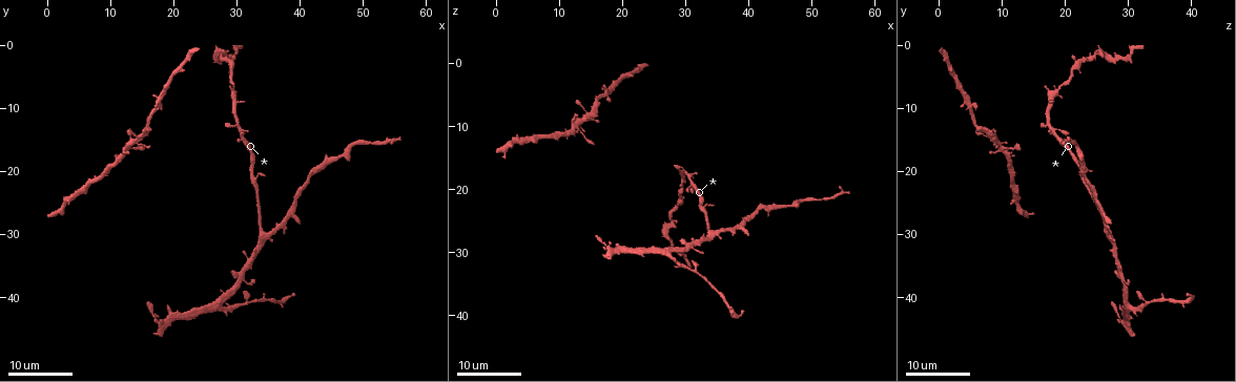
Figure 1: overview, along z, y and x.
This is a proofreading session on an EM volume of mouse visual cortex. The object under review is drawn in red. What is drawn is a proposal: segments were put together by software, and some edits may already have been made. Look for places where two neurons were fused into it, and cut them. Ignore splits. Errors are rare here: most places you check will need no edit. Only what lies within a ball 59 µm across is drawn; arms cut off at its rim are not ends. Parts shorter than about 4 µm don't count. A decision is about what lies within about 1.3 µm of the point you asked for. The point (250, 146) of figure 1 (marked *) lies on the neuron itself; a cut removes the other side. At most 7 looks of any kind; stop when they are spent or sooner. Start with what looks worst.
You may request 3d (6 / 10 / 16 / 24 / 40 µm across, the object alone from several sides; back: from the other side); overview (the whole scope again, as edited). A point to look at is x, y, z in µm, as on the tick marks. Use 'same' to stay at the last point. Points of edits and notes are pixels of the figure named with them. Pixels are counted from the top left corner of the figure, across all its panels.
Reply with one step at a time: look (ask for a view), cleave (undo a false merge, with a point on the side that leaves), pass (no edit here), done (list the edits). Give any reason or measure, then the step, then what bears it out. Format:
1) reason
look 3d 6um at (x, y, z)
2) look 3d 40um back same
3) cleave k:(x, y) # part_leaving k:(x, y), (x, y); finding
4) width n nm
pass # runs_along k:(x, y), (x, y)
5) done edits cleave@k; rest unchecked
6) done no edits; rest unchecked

arms run side by side
look 3d 16um at (12.0, 17.0, 10.0)

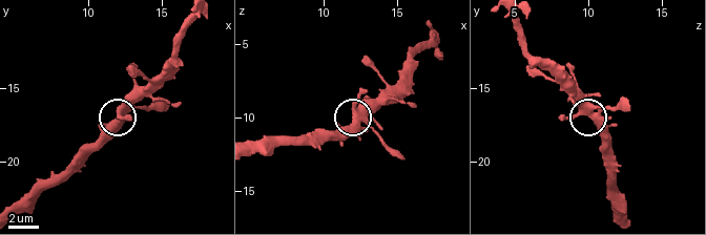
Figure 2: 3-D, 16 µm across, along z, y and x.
look 3d 10um at (12.2, 17.0, 10.4)

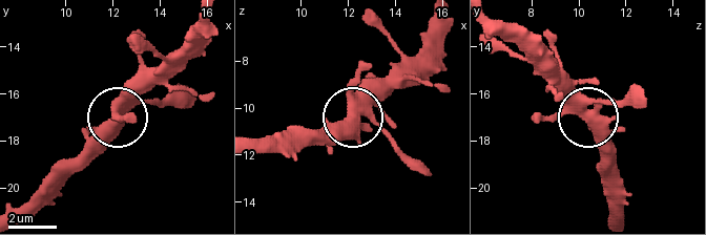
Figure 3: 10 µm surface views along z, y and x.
pass # one neuron here

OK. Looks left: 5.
small branch off a trunk
look 3d 24um at (35.5, 30.5, 27.0)

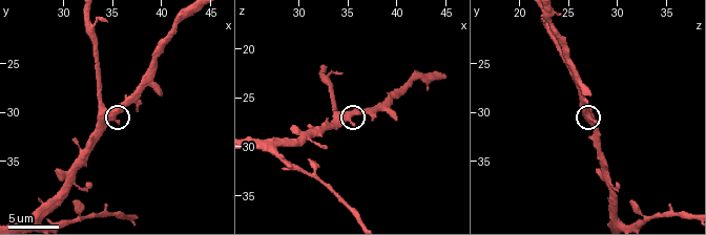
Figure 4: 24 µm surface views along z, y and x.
look 3d 6um at (35.2, 30.0, 27.0)

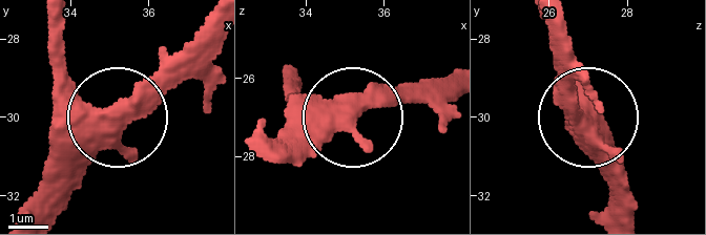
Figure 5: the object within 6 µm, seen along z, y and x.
side_arm 30 um
pass # runs_along 5:(50, 20), (70, 80), (107, 113), (127, 110), (214, 23); one neuron here

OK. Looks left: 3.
a fork
look 3d 24um at (27.5, 42.0, 31.0)

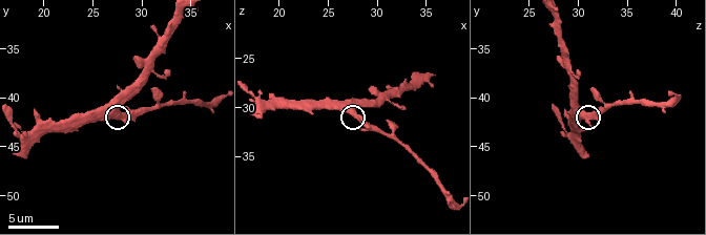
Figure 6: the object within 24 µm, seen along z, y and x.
closer look
look 3d 6um at (27.6, 42.2, 30.8)

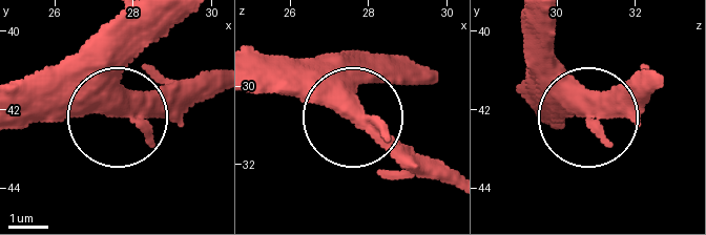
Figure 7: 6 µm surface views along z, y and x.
pass # runs_along 7:(174, 23), (135, 63), (113, 110), (23, 113); all the same neuron

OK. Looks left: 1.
done no edits; rest unchecked

